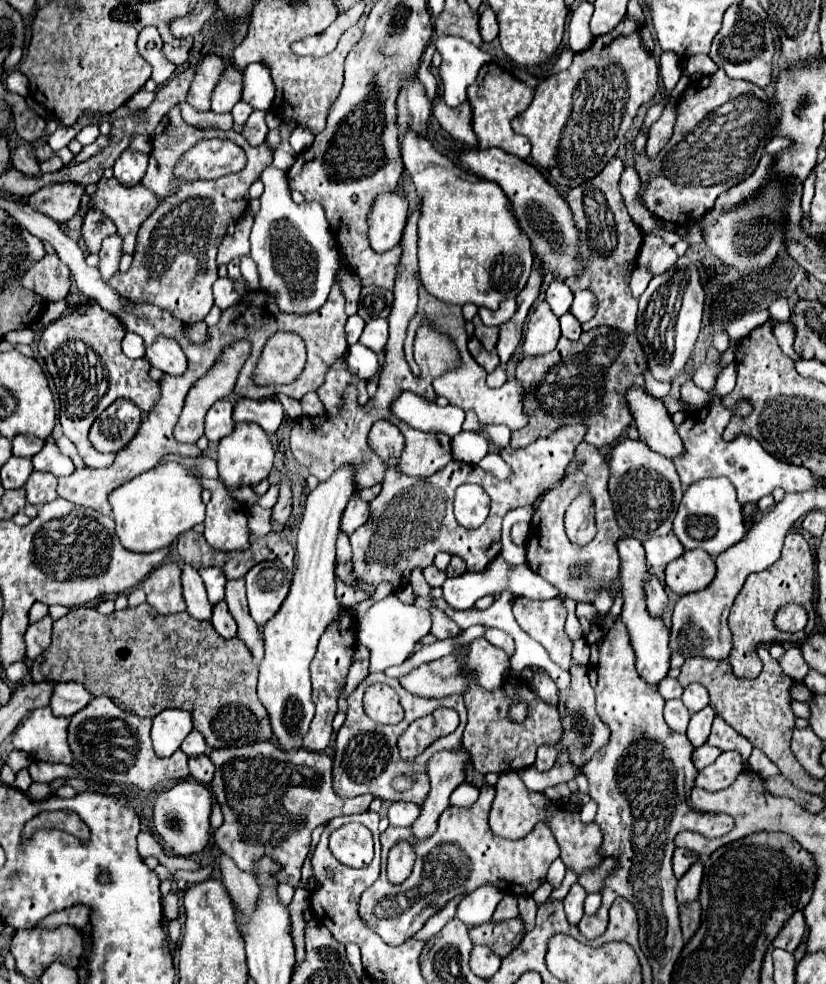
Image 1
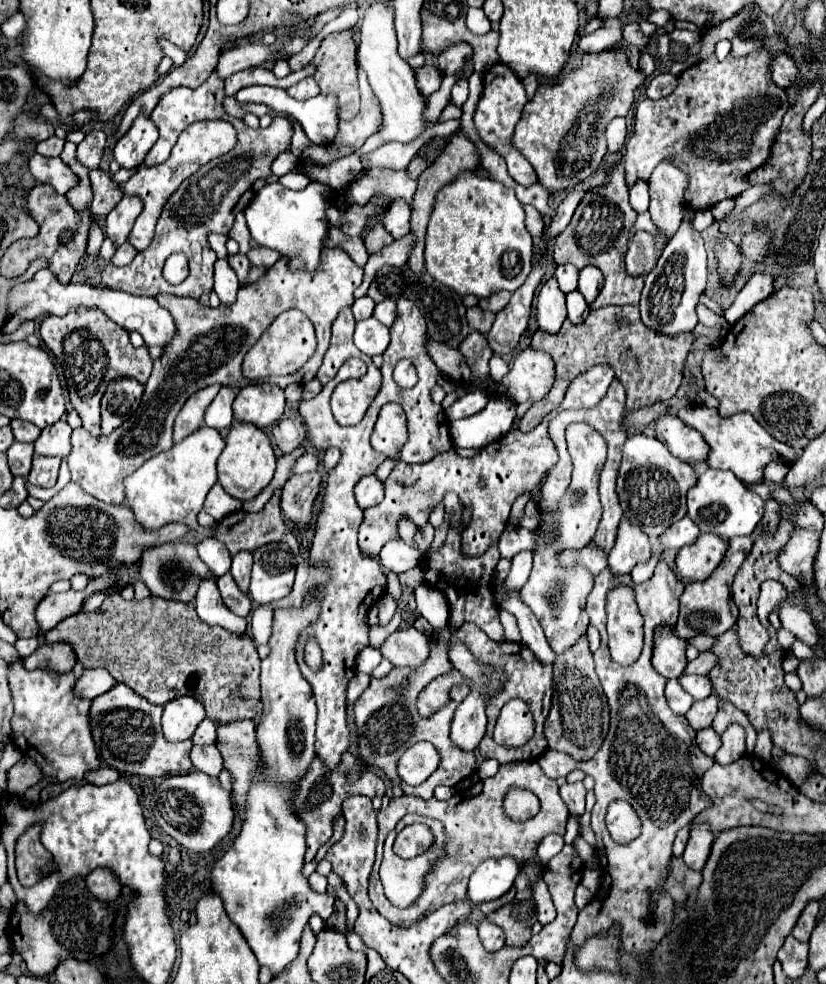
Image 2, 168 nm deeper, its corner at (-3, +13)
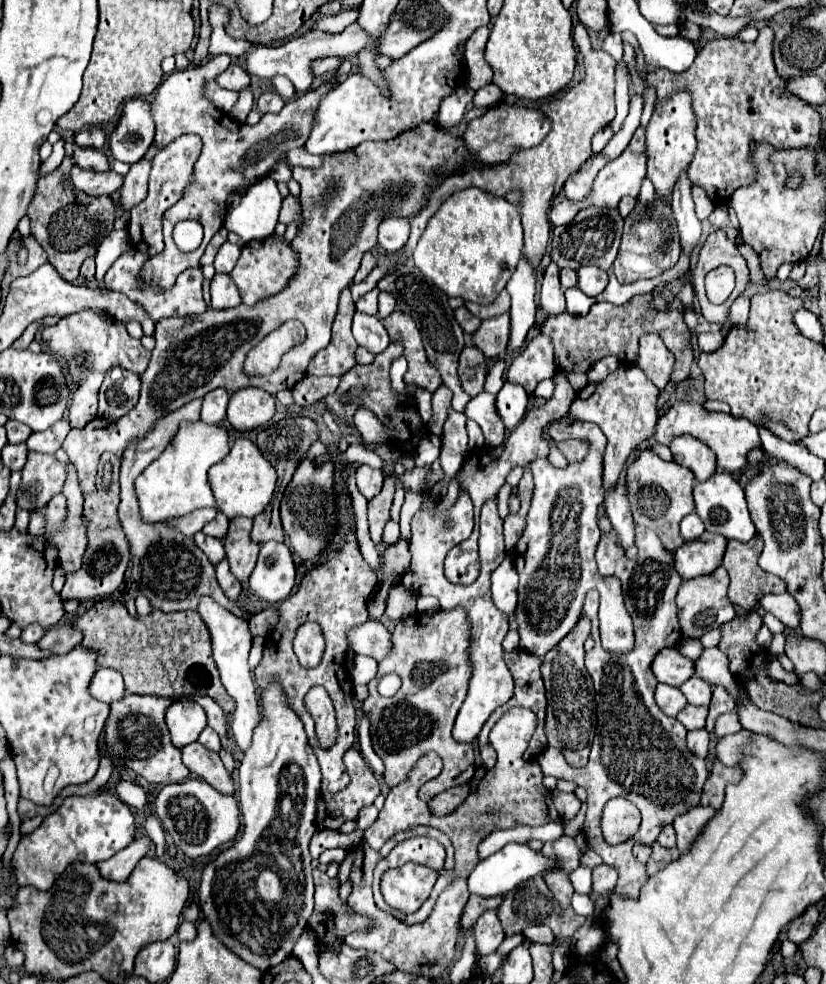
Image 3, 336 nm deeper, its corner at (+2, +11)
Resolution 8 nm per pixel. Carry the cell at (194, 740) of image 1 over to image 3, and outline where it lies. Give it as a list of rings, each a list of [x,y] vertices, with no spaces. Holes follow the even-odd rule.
[[[208,726],[202,730],[202,734],[198,736],[198,742],[202,744],[202,746],[206,746],[208,750],[212,750],[212,752],[220,752],[220,738],[218,738],[218,734],[214,732],[214,730],[210,730]]]

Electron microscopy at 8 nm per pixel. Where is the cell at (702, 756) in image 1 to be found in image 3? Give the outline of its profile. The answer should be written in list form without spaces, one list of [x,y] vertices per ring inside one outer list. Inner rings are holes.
[[[694,730],[688,732],[688,748],[692,750],[692,754],[698,754],[700,758],[708,756],[708,746],[710,746],[710,738],[706,730]]]

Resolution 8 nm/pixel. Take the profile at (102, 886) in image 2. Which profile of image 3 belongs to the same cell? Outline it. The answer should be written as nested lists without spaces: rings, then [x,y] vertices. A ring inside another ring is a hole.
[[[148,836],[136,838],[130,846],[126,846],[126,850],[120,850],[110,860],[98,862],[100,876],[112,882],[124,882],[138,864],[138,860],[148,852],[148,844],[150,844]]]

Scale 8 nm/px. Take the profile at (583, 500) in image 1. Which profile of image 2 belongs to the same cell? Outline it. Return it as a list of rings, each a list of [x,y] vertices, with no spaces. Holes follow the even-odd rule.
[[[571,424],[567,428],[567,446],[573,458],[573,478],[567,486],[563,500],[557,504],[557,512],[541,508],[541,490],[535,492],[533,500],[539,508],[539,526],[533,530],[537,536],[537,550],[533,552],[533,570],[527,584],[521,588],[523,602],[533,610],[541,622],[549,646],[561,654],[573,646],[587,630],[589,616],[585,612],[585,598],[593,588],[593,574],[579,562],[571,568],[565,568],[557,556],[563,550],[581,550],[591,544],[597,524],[601,520],[601,502],[599,502],[599,472],[605,464],[607,442],[603,436],[589,424]],[[557,524],[555,532],[547,532],[545,526]]]

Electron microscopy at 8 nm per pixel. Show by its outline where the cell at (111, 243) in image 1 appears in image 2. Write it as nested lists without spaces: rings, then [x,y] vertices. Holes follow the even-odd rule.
[[[123,196],[123,200],[115,206],[115,210],[109,212],[105,218],[105,236],[115,240],[117,244],[127,242],[127,236],[133,228],[135,218],[143,210],[143,200],[137,196]]]

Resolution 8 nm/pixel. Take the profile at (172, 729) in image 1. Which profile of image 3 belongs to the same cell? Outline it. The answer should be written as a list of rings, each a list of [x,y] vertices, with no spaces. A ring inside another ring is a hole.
[[[174,700],[166,710],[166,724],[172,744],[176,748],[184,748],[186,744],[196,742],[198,734],[204,730],[206,714],[194,700]]]

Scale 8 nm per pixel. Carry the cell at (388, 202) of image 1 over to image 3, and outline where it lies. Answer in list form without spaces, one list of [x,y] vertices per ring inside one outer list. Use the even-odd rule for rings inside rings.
[[[388,216],[382,220],[380,224],[380,232],[378,232],[378,246],[386,252],[396,252],[400,250],[410,234],[410,224],[406,218],[394,218]]]

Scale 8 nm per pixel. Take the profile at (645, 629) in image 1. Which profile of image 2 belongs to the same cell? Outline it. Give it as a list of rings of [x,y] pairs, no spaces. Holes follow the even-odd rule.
[[[663,628],[655,638],[653,668],[665,678],[683,676],[685,666],[687,666],[685,648],[687,648],[687,642],[683,638],[675,636],[671,628]]]

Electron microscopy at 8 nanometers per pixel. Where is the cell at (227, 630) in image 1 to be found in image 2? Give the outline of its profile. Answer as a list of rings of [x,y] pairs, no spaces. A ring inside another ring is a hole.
[[[231,572],[219,576],[217,578],[217,586],[219,586],[219,592],[221,592],[221,598],[223,598],[225,606],[231,612],[235,612],[237,616],[243,616],[243,618],[249,616],[249,612],[253,608],[253,602],[251,602],[251,598],[247,594],[239,592],[239,586],[235,584]]]

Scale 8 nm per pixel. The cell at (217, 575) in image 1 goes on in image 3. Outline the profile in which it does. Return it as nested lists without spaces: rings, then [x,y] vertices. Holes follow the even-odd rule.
[[[198,532],[198,534],[194,534],[194,542],[196,542],[196,546],[208,556],[208,560],[210,560],[214,566],[224,560],[224,544],[222,544],[222,540]]]

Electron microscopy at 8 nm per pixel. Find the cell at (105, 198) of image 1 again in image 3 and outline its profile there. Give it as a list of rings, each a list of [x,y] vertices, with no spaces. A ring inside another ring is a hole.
[[[182,134],[174,142],[170,142],[166,148],[162,148],[154,160],[152,160],[152,170],[148,178],[148,196],[142,200],[132,212],[128,220],[128,232],[132,236],[132,242],[138,250],[146,252],[148,256],[156,256],[162,252],[164,242],[162,242],[162,214],[166,208],[174,206],[178,202],[178,196],[182,196],[182,190],[190,182],[190,174],[194,168],[194,162],[198,160],[202,150],[202,142],[198,134]]]

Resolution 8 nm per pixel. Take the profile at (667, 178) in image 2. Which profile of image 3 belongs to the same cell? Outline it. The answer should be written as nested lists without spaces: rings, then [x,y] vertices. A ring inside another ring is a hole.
[[[686,92],[672,96],[670,100],[658,104],[646,126],[646,154],[648,154],[648,178],[654,184],[656,196],[660,200],[670,200],[674,184],[678,178],[688,170],[694,152],[696,152],[696,138],[694,138],[694,112],[692,102]]]

